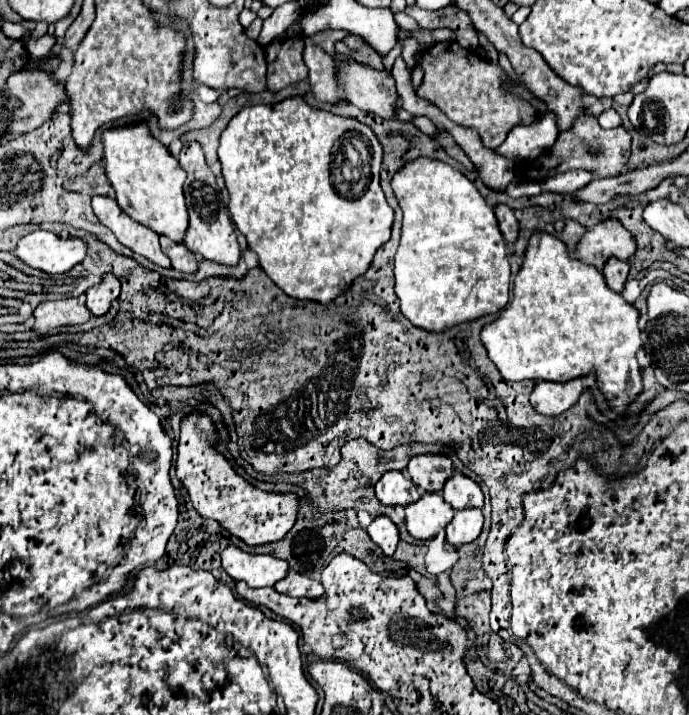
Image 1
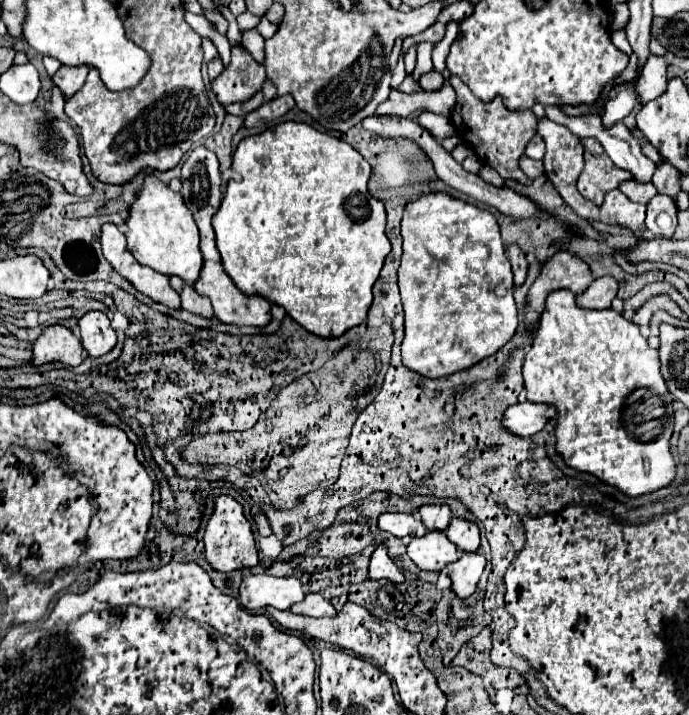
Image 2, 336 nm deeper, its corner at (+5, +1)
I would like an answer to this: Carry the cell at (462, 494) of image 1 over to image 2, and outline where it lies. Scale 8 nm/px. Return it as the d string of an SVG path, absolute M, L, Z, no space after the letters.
M453 517L451 519L451 525L449 529L445 531L447 539L451 543L457 545L459 551L465 551L465 553L475 553L479 549L479 529L475 523L469 523L465 519L457 519Z

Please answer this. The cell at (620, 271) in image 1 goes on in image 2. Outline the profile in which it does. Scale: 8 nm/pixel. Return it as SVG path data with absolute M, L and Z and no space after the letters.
M613 277L595 279L581 295L577 295L577 305L581 309L609 309L617 295L617 281Z

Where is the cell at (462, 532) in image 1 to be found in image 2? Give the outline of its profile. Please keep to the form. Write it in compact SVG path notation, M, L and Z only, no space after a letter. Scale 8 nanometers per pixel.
M479 551L463 553L459 561L447 567L447 575L453 581L451 589L459 595L459 599L467 599L469 595L475 593L483 569L485 569L485 557Z

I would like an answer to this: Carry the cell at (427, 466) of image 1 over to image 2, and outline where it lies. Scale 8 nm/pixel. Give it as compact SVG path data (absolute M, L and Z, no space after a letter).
M423 505L419 509L419 515L427 531L445 531L453 517L447 505Z

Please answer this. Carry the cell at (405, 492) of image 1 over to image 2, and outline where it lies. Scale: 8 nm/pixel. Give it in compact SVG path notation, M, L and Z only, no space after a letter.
M383 513L379 517L379 529L387 531L399 539L403 539L407 535L413 537L413 535L427 533L421 519L417 519L417 515L411 515L411 513Z

